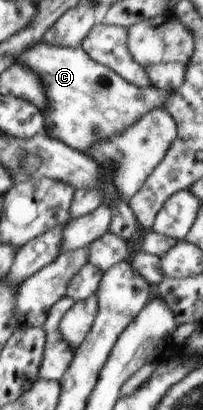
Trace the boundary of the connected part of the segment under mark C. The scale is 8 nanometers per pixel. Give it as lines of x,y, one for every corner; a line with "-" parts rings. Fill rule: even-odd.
44,39
36,43
36,47
28,47
18,55
16,65
28,67
28,71
38,75
44,85
44,95
50,103
46,105
48,109
44,107
45,131
50,131
52,137
76,151
92,151
92,145
100,139
110,139
148,111
164,108
169,95
153,86
140,89
128,83
112,69
90,59
82,47
60,47
46,43

